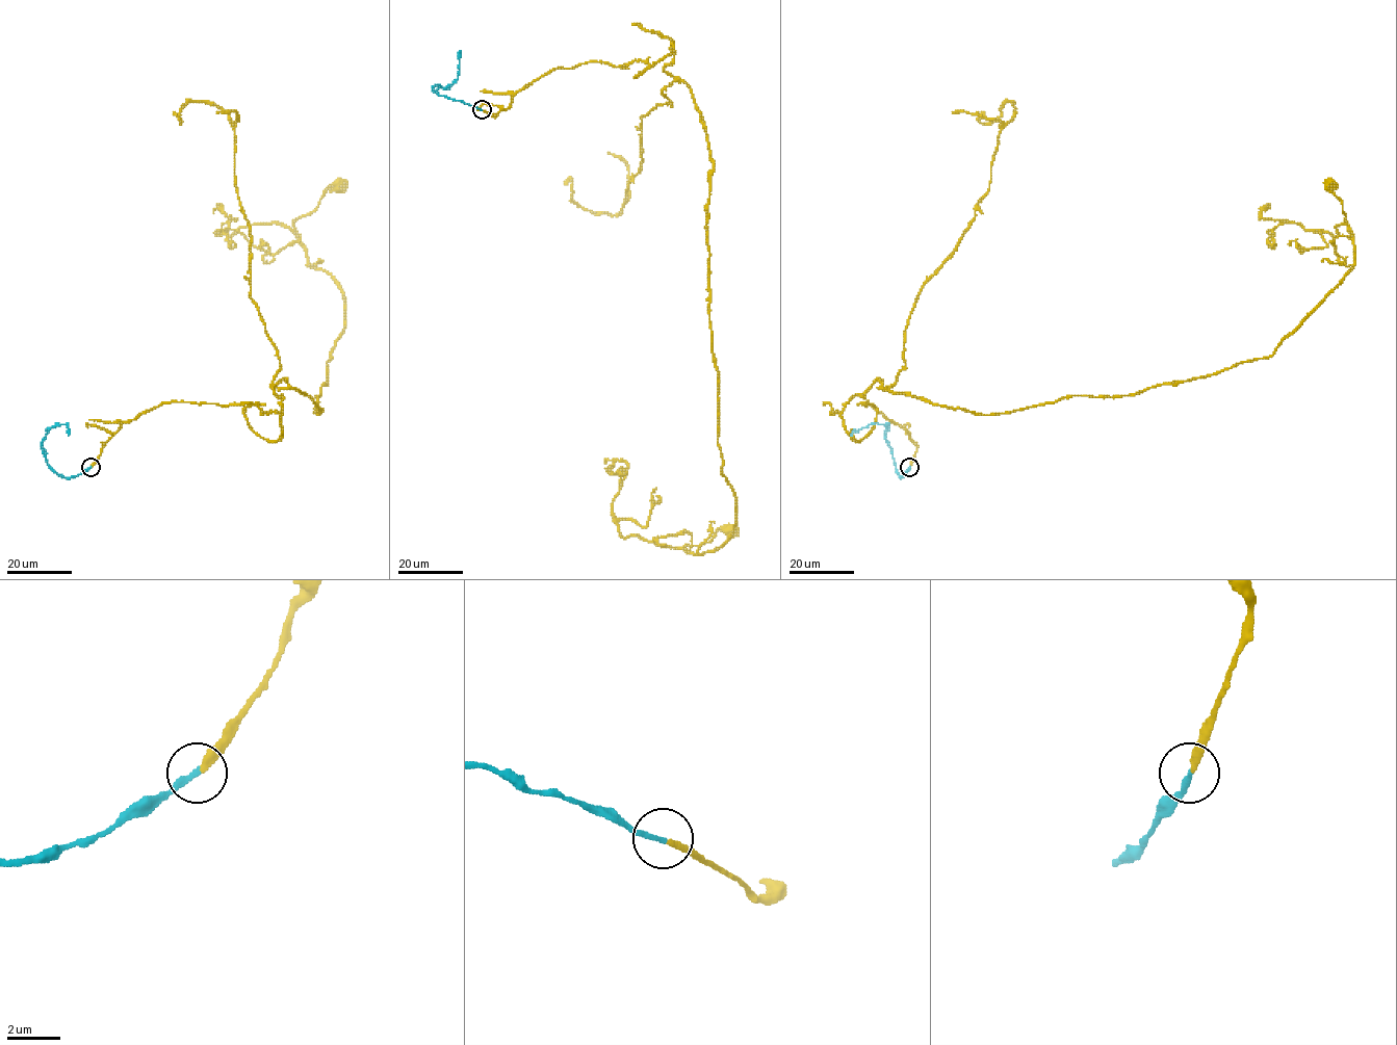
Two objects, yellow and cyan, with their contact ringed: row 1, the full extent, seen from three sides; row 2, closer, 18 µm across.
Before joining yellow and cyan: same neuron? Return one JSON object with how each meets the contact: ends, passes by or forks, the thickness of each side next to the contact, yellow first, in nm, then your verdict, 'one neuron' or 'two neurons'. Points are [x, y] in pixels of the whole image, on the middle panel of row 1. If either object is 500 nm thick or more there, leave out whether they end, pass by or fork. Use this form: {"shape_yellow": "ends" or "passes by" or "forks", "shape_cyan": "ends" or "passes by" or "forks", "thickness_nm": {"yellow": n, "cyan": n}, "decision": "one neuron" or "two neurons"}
{"shape_yellow": "ends", "shape_cyan": "ends", "thickness_nm": {"yellow": 240, "cyan": 200}, "decision": "one neuron"}

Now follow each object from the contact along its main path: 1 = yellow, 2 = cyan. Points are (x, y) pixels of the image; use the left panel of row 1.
1: (91, 467), (163, 402), (256, 402), (270, 441), (283, 379), (321, 411), (344, 295), (293, 221), (341, 185)
2: (91, 467), (70, 477), (62, 477), (48, 465), (42, 445), (45, 435), (51, 427), (67, 423), (69, 435)

